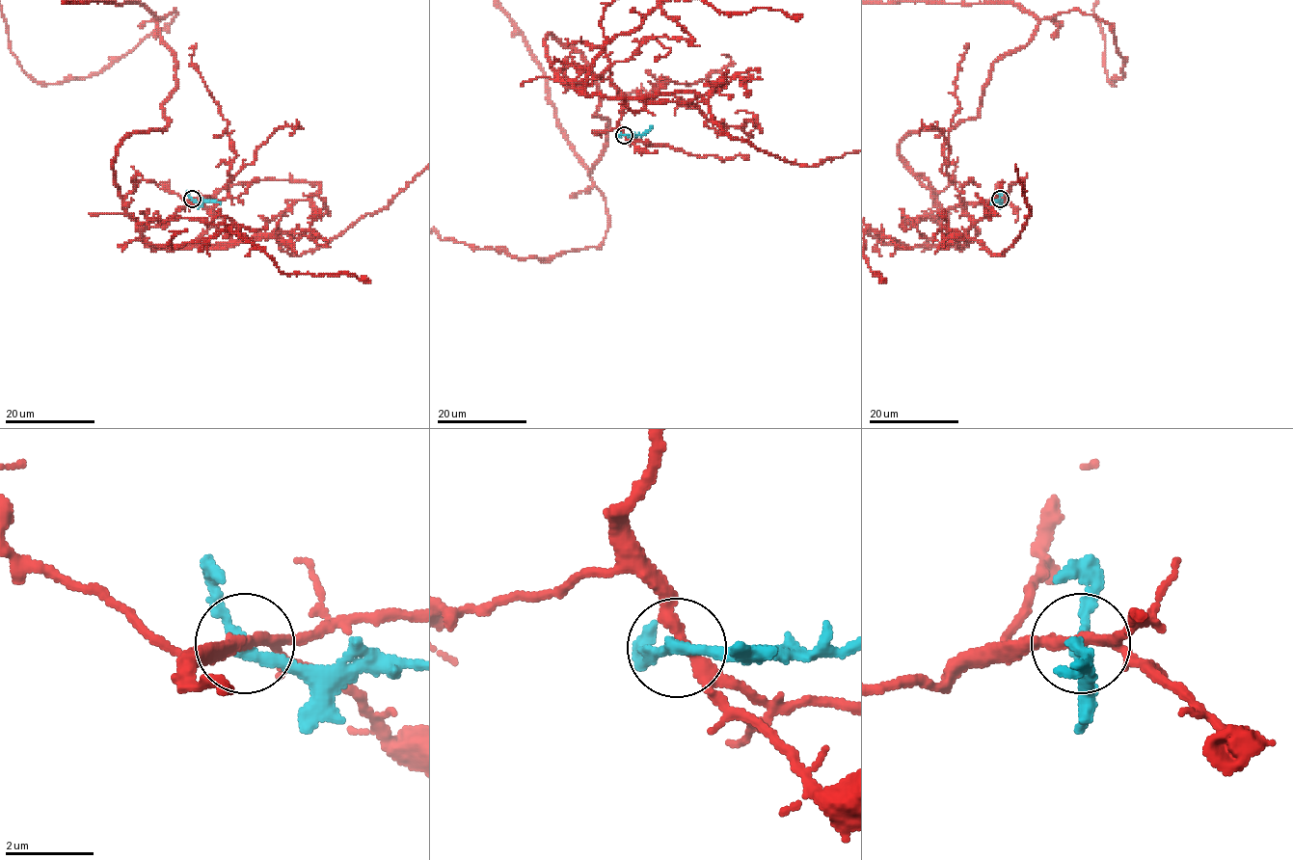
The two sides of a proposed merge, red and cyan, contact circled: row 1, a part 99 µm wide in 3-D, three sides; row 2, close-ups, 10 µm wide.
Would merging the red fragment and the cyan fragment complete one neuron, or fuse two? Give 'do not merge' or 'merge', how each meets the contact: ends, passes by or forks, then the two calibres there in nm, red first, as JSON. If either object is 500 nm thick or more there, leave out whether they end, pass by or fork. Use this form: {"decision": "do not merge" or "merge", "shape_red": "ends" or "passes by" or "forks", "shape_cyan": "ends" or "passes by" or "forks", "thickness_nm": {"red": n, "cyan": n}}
{"decision": "do not merge", "shape_red": "forks", "shape_cyan": "passes by", "thickness_nm": {"red": 240, "cyan": 260}}

